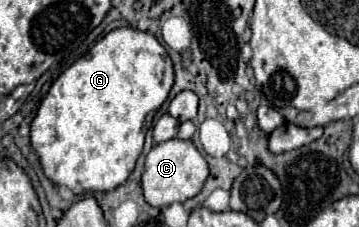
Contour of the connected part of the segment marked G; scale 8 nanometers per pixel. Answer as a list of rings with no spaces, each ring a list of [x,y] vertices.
[[[129,26],[111,30],[111,32],[109,32],[105,38],[101,38],[83,58],[79,58],[75,64],[71,64],[71,66],[53,82],[53,86],[49,88],[45,100],[43,100],[41,106],[39,106],[39,112],[37,112],[37,116],[35,116],[33,124],[31,124],[31,146],[35,148],[35,152],[37,152],[39,158],[41,158],[41,166],[43,166],[45,176],[47,176],[51,182],[55,182],[57,186],[67,186],[67,188],[73,190],[75,194],[81,194],[81,192],[97,192],[97,190],[107,192],[107,190],[113,190],[113,188],[117,188],[119,184],[123,184],[123,182],[129,178],[129,174],[133,172],[139,154],[143,152],[143,140],[145,140],[145,128],[143,128],[143,126],[145,126],[147,114],[157,112],[157,110],[163,106],[163,102],[169,98],[169,92],[171,92],[173,84],[175,84],[173,62],[171,62],[167,50],[157,42],[157,38],[155,38],[153,34],[141,32],[141,30],[135,30],[135,28],[129,28]]]

